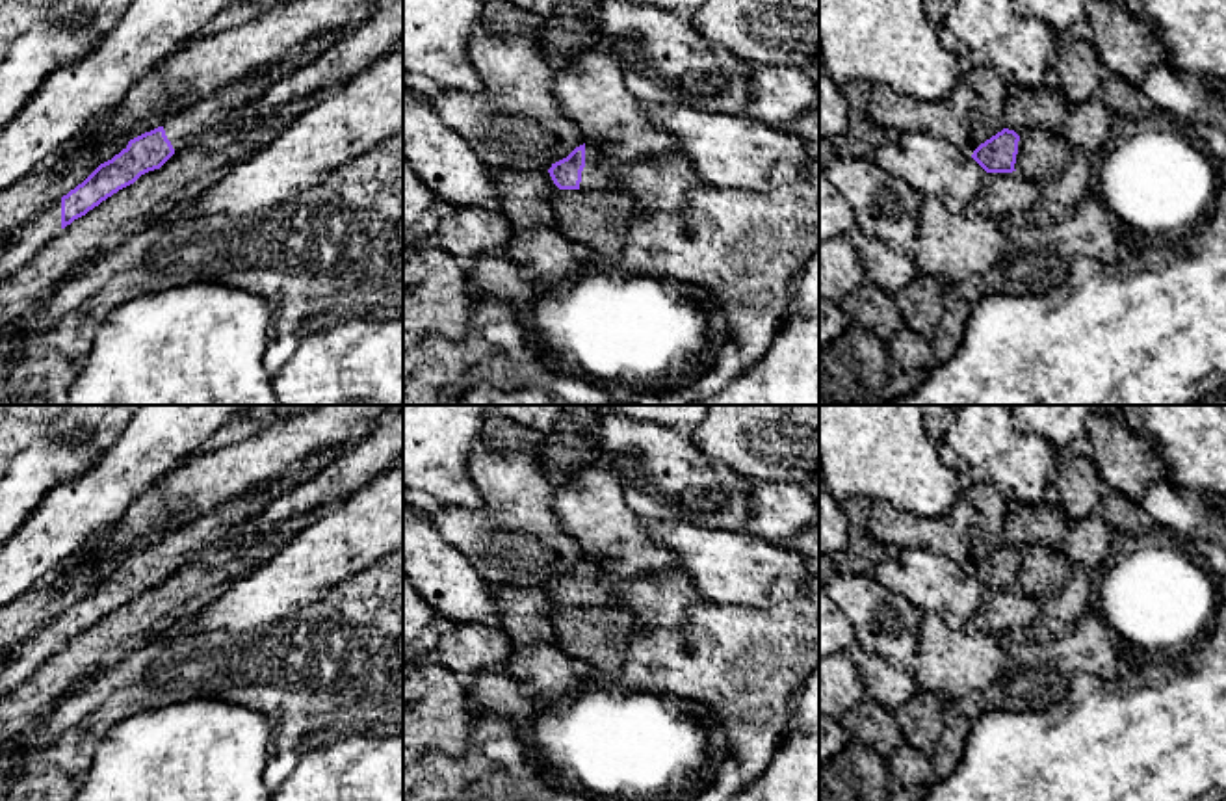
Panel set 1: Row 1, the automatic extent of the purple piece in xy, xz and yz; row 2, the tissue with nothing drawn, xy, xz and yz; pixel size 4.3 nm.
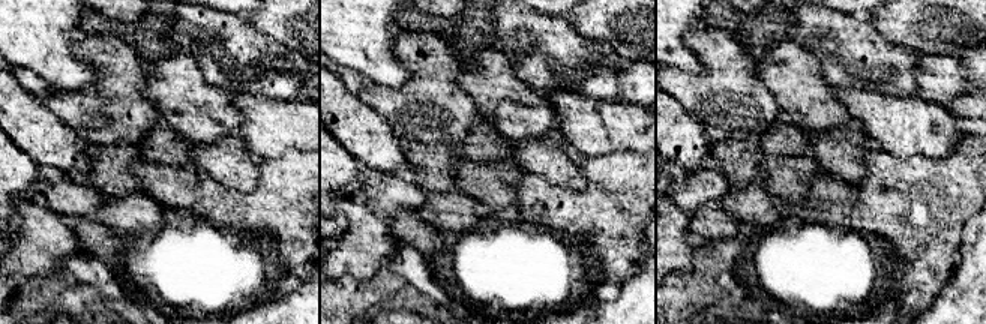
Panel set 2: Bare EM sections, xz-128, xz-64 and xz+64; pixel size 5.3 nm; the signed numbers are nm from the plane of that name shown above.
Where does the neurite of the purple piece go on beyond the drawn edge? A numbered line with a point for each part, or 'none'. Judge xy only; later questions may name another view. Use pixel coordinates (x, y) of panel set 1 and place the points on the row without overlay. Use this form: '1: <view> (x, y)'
1: xy (184, 543)
2: xy (25, 658)

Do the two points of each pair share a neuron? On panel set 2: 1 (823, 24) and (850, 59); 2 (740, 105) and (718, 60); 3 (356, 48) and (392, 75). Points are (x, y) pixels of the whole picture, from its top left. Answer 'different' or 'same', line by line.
1: same
2: same
3: same

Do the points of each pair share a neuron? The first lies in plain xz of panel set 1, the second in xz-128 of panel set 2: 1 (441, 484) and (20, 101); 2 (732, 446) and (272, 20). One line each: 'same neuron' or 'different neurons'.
1: different neurons
2: same neuron

